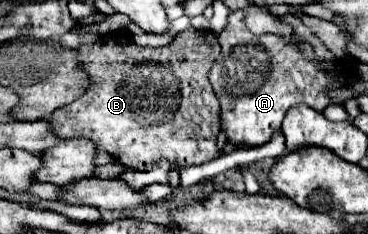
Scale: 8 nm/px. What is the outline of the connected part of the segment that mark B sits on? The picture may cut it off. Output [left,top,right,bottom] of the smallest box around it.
[47,28,219,170]

